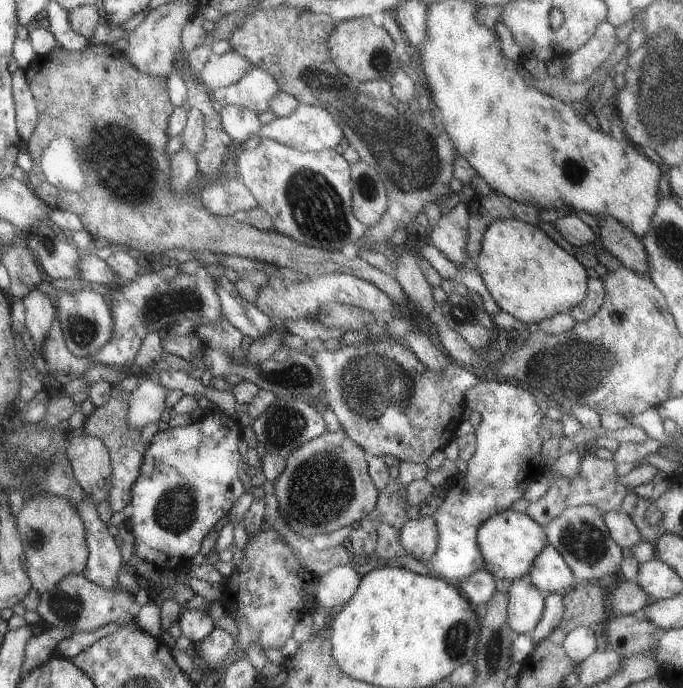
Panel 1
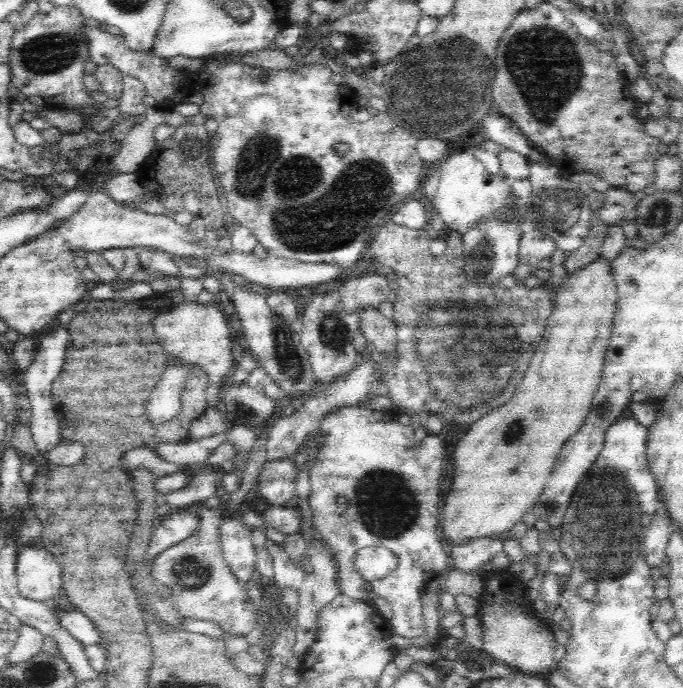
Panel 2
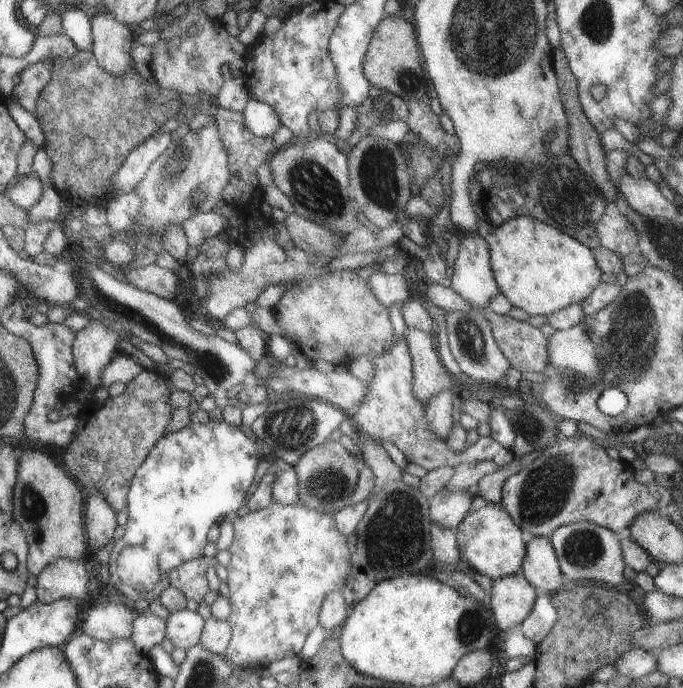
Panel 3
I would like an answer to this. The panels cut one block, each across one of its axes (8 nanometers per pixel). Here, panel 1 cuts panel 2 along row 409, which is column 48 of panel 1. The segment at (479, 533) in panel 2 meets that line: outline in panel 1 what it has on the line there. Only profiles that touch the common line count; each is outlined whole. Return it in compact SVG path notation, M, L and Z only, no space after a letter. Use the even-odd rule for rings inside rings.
M43 494L23 500L15 516L15 528L24 548L27 578L38 594L55 586L63 576L83 572L88 557L85 530L79 514L65 498Z

